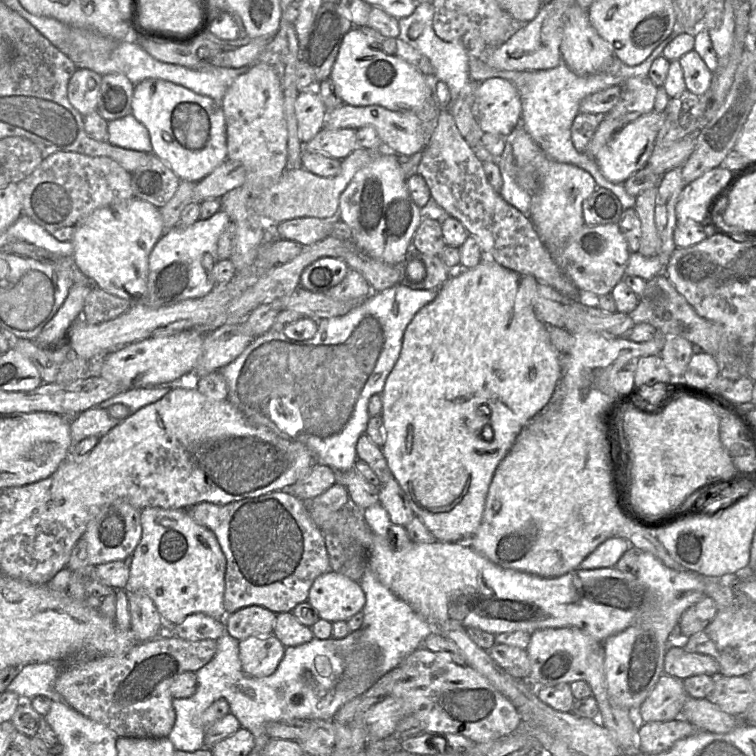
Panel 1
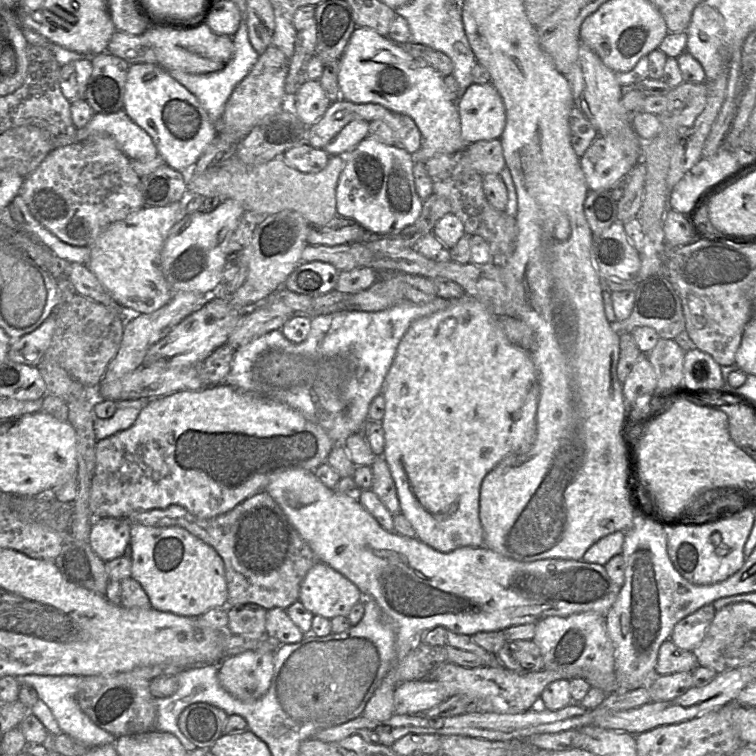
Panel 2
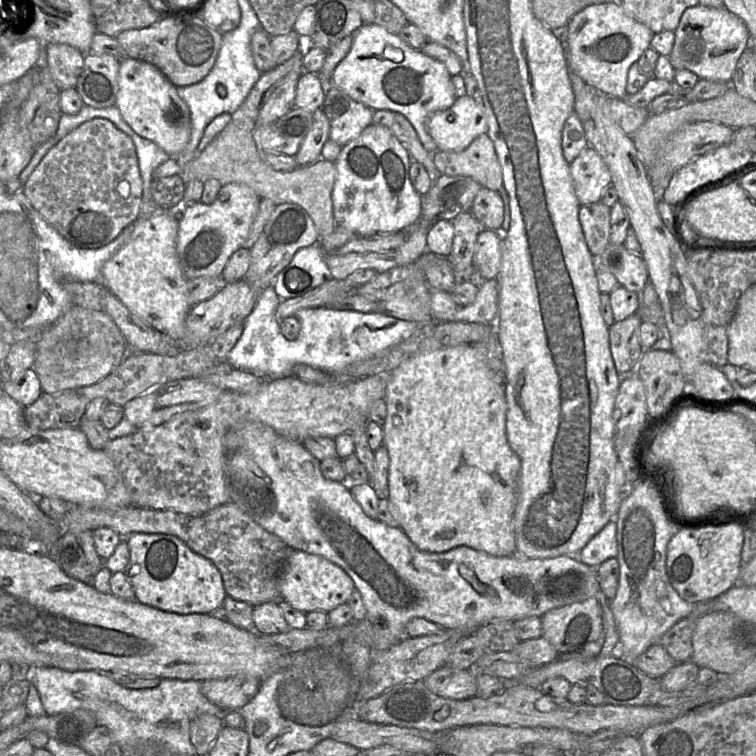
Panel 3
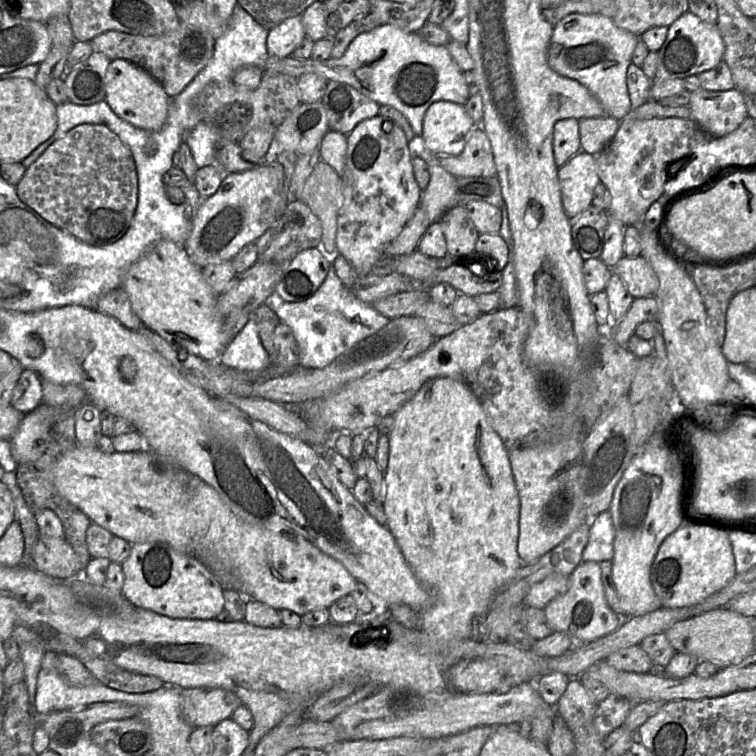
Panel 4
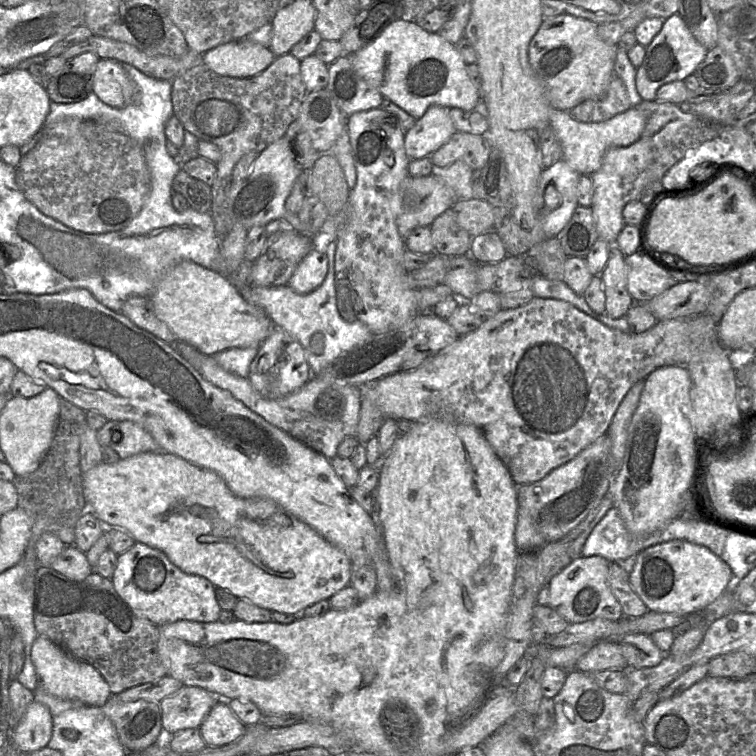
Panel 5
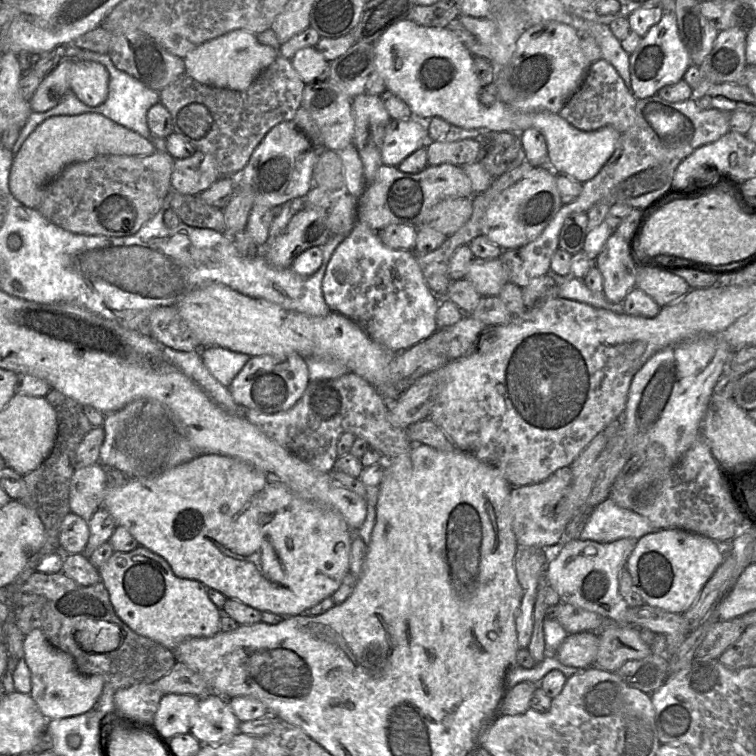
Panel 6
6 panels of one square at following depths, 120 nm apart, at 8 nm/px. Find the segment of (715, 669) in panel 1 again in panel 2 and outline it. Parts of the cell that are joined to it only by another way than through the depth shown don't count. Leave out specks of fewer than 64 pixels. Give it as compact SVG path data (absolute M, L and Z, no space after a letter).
M667 640L659 649L654 674L664 676L679 672L693 672L698 666L697 657L692 651L681 649L671 640Z

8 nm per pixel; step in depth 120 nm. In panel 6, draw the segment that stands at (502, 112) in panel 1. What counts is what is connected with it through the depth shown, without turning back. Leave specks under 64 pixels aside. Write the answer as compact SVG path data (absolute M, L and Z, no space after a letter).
M417 118L391 119L386 127L381 159L383 165L398 166L417 149L427 146L426 122Z

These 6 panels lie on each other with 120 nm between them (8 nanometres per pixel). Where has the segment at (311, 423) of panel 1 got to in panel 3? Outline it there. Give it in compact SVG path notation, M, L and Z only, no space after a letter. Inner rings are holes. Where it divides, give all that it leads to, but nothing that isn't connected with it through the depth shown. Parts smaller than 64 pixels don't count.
M496 279L483 281L475 301L461 306L452 322L495 323L498 316L499 287ZM269 286L269 287L265 288L264 290L260 291L255 307L253 308L252 312L249 314L247 319L244 321L244 327L243 327L243 332L241 334L241 337L239 338L239 340L237 341L235 346L232 348L232 350L227 355L226 361L231 366L233 366L234 368L237 368L237 369L249 371L249 372L253 373L254 375L258 376L259 378L262 378L263 380L275 380L275 379L283 379L283 378L291 377L291 376L293 376L294 368L299 364L305 364L305 365L311 366L313 368L317 368L317 369L325 370L325 371L338 371L338 370L341 370L341 369L345 368L346 366L352 364L352 363L363 361L363 360L375 357L383 352L386 352L387 350L400 344L402 341L411 338L421 328L423 328L429 324L432 324L434 322L440 322L440 321L431 321L431 322L428 322L425 324L419 324L416 322L400 320L400 319L397 319L397 318L394 318L394 317L391 317L388 315L384 315L381 313L377 313L377 312L363 313L363 312L359 312L359 311L355 311L355 310L336 309L336 308L327 308L327 307L307 308L307 309L301 309L296 312L295 317L299 320L300 325L301 325L301 329L300 329L300 333L299 333L299 336L297 337L297 339L293 340L293 341L289 341L282 334L281 329L280 329L279 319L276 315L276 309L277 309L280 301L281 301L281 299L279 298L279 296L277 295L277 293L275 292L275 290L272 286Z

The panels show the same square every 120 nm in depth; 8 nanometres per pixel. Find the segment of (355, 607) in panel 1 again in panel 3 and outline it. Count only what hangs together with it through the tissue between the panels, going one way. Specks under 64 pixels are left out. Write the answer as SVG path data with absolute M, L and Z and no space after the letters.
M298 549L289 550L279 573L278 588L281 601L304 613L312 611L328 613L340 604L347 603L356 590L353 580L341 567L323 556Z

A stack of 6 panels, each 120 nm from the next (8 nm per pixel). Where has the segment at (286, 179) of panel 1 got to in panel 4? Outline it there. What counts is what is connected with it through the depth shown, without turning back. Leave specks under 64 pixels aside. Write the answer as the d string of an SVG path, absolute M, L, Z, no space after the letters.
M321 160L314 167L312 173L307 178L299 197L293 197L293 198L298 198L302 200L317 215L322 225L322 241L324 243L324 248L328 253L334 253L335 248L337 248L336 235L337 235L338 211L343 202L343 178L336 172L336 170L332 166Z

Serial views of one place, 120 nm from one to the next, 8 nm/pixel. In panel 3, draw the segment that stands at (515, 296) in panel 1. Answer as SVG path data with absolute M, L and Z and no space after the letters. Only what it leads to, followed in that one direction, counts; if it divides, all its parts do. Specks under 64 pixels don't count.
M471 344L419 351L404 360L395 370L389 373L389 381L384 400L387 416L383 425L383 445L389 455L388 503L389 510L408 538L415 546L425 552L441 553L459 546L467 546L492 556L518 555L513 527L514 512L518 502L518 479L521 461L509 445L506 433L507 400L504 375L488 366Z

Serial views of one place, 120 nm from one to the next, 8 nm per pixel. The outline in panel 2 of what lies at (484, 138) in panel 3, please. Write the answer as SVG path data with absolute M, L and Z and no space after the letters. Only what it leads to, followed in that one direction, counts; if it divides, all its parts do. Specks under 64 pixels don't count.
M500 139L479 140L454 154L455 160L482 176L500 174L506 166Z

